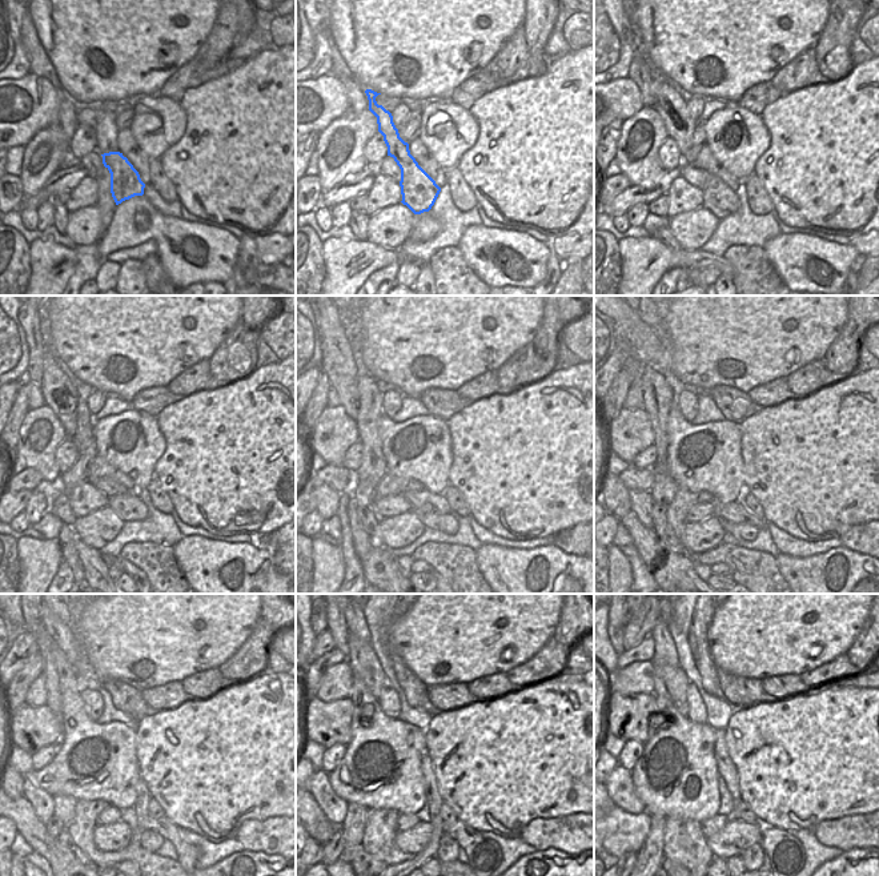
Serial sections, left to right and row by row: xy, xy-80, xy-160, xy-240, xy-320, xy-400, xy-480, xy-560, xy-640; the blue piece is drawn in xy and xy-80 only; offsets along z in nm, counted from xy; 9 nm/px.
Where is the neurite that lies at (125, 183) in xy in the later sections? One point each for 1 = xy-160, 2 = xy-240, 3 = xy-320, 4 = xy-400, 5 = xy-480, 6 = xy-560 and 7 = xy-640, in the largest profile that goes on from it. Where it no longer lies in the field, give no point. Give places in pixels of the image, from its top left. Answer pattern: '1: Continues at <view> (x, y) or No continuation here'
1: Continues at xy-160 (679, 124)
2: Continues at xy-240 (60, 396)
3: Continues at xy-320 (337, 362)
4: Continues at xy-400 (633, 365)
5: Continues at xy-480 (149, 840)
6: Continues at xy-560 (448, 847)
7: Continues at xy-640 (751, 858).

